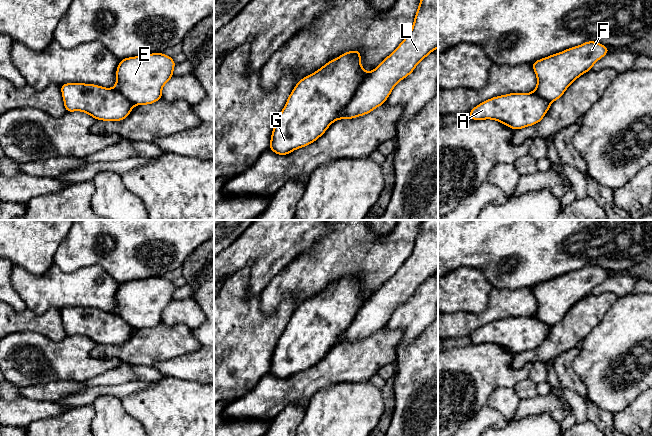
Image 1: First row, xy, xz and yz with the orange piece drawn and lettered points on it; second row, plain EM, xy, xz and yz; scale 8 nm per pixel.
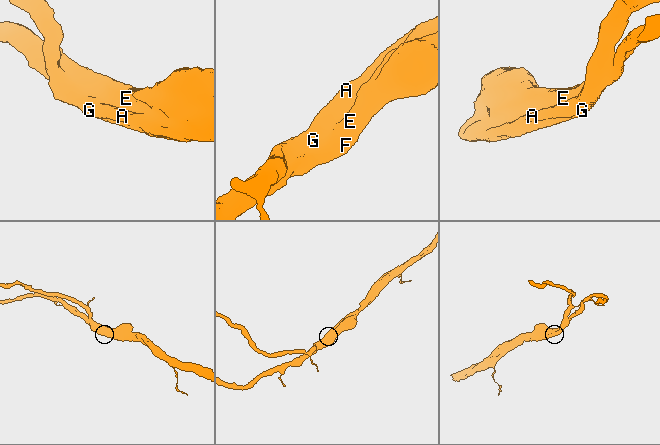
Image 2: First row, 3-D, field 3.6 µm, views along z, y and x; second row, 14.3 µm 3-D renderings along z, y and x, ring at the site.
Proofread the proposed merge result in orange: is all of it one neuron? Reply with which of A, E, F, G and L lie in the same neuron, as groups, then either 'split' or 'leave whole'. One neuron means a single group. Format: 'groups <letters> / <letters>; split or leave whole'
groups A G / E F L; split

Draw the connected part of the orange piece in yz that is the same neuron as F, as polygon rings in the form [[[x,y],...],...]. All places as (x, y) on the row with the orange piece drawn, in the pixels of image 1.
[[[587,41],[533,62],[532,68],[537,76],[534,92],[548,102],[554,102],[577,78],[592,70],[593,65],[609,51],[601,43]]]

